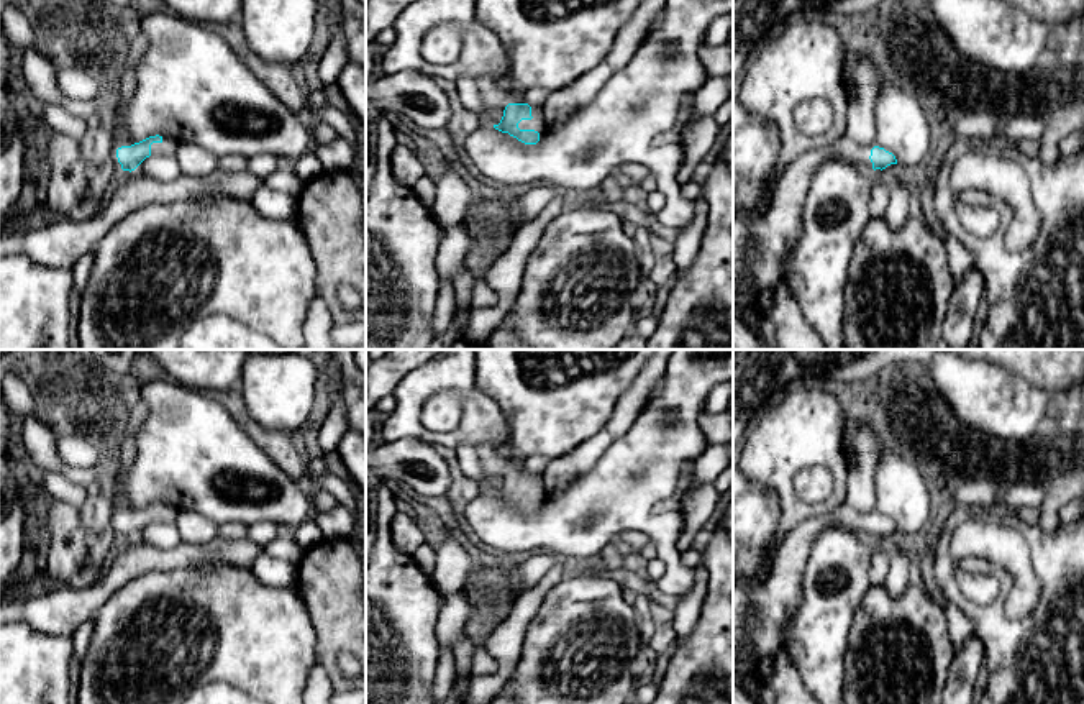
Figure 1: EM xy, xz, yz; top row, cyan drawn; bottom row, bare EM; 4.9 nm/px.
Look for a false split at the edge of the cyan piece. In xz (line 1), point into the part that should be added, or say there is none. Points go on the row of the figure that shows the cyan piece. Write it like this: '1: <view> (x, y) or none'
1: xz (496, 99)

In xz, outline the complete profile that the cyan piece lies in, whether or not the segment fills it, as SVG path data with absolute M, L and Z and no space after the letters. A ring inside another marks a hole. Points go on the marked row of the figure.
M489 75L474 79L485 105L481 126L508 133L525 144L536 144L546 133L546 121L540 107L530 107L525 95L502 89Z

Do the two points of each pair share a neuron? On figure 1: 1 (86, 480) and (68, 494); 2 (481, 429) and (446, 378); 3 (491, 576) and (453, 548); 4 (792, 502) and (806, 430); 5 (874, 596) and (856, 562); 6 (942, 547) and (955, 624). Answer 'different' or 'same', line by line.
1: different
2: same
3: different
4: same
5: different
6: different

